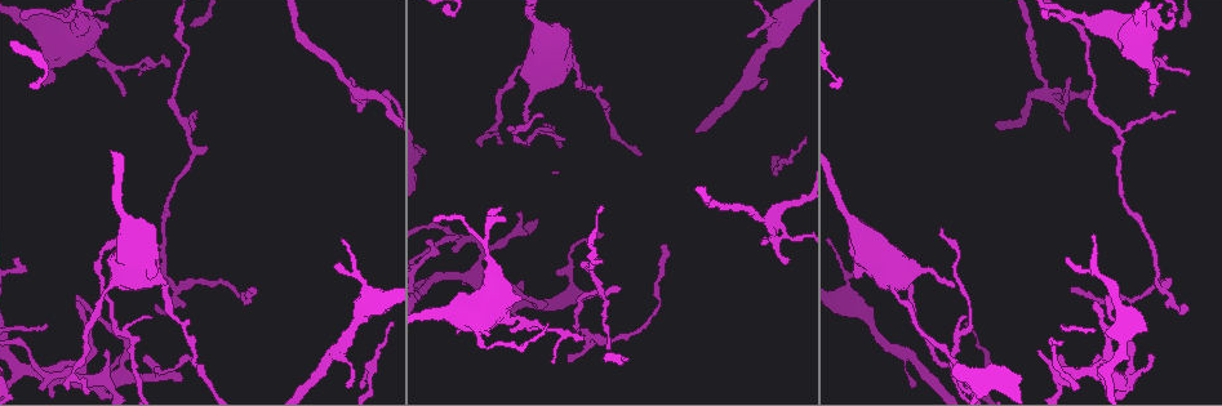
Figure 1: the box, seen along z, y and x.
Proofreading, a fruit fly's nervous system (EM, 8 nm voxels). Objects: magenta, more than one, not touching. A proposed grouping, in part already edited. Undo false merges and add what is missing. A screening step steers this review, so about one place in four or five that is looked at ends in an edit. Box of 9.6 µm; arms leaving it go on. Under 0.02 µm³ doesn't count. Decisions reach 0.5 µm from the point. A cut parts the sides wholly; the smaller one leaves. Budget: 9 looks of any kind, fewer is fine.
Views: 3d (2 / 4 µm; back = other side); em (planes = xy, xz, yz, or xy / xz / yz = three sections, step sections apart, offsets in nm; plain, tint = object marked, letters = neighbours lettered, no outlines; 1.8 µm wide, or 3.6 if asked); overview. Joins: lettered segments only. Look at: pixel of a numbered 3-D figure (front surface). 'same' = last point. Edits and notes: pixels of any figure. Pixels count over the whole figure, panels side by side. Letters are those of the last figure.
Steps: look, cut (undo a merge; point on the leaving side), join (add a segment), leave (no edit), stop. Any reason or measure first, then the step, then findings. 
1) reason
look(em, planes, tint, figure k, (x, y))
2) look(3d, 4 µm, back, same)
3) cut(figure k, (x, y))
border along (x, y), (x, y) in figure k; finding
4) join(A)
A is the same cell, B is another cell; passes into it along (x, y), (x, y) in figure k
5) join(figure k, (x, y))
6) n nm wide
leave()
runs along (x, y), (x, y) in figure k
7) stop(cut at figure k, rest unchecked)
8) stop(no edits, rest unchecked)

an open end
look(3d, 4 µm, figure 1, (429, 243))

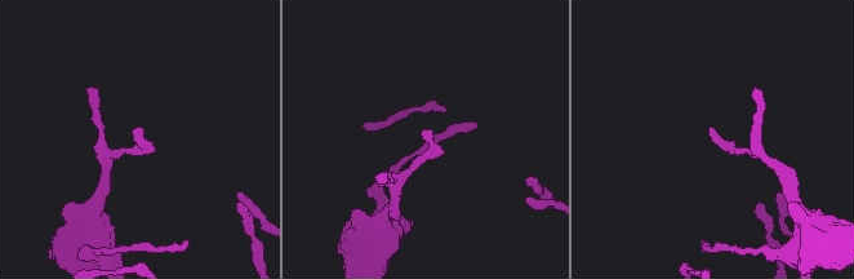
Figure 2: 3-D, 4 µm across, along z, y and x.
look(em, 3.6 µm, planes, plain, figure 2, (714, 128))

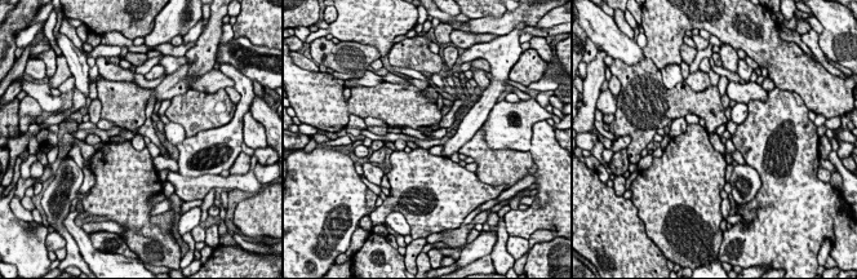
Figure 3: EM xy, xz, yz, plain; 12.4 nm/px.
what lies round it
look(em, 3.6 µm, planes, letters, same)

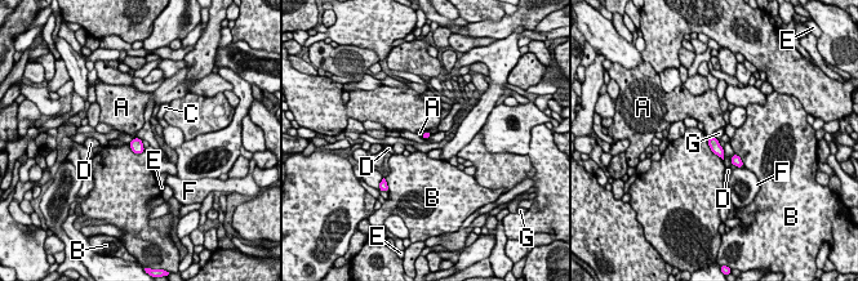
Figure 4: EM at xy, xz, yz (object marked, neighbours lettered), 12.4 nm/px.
leave()
A, B, C, D, E, F and G are other cells; border along (431, 134), (425, 139) in figure 4; none of them fits

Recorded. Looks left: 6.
long arm stops here
look(3d, 4 µm, figure 1, (665, 246))

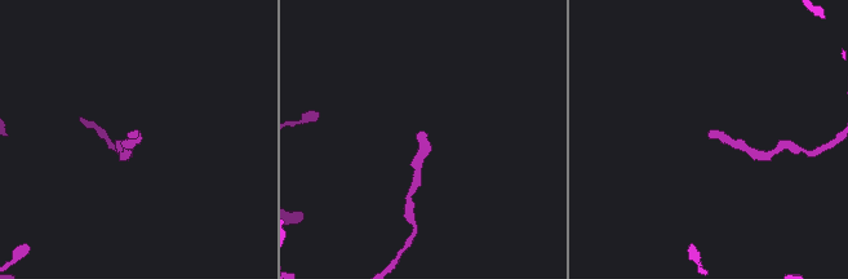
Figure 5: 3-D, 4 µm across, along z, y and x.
look(em, planes, plain, figure 5, (419, 132))

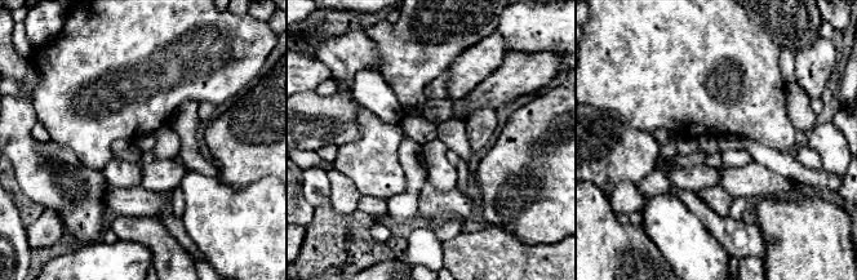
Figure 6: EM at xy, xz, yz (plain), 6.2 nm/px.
see the neighbours
look(em, planes, letters, same)

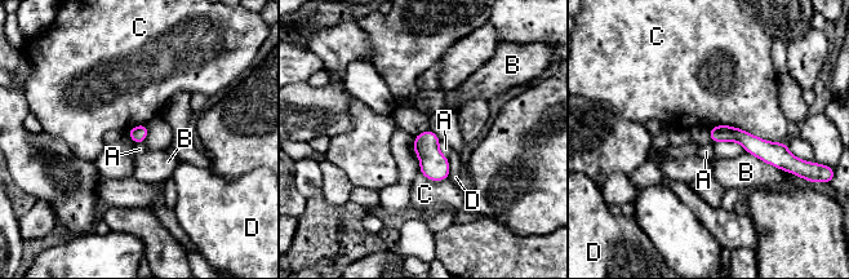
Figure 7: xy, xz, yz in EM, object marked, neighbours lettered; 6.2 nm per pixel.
leave()
A, B, C and D are other cells; runs along (712, 131), (742, 136), (785, 162) in figure 7; none of them fits

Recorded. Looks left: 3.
tapers out
look(em, xy, step 16, tint, figure 1, (146, 356))

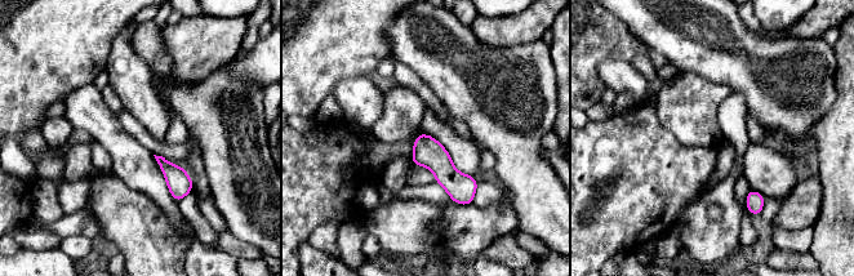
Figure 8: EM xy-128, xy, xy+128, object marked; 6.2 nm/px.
look(em, xy, step 16, letters, same)

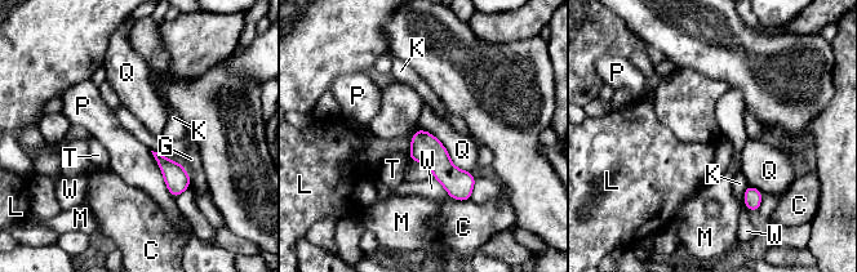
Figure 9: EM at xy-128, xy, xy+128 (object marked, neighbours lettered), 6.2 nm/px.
leave()
C, G, K, L, M, P, Q, T and W are other cells; border along (420, 128), (471, 173) in figure 9; none of them fits

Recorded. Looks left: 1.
stop(no edits, rest unchecked)

